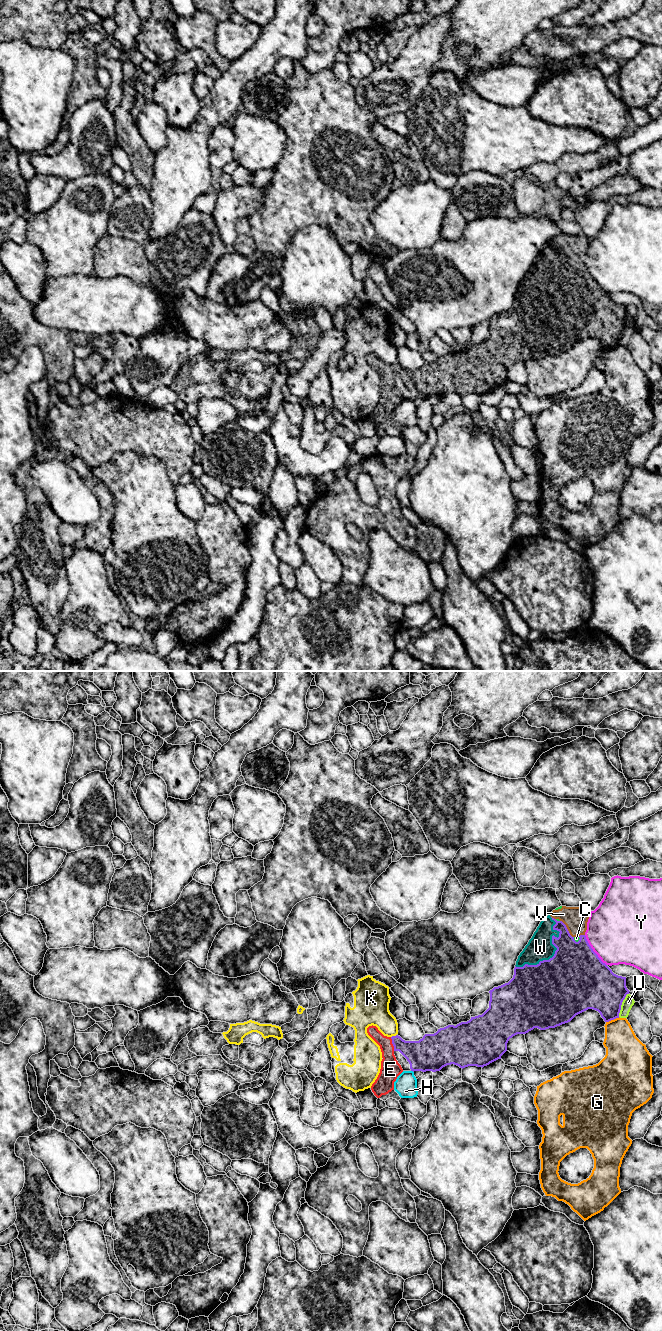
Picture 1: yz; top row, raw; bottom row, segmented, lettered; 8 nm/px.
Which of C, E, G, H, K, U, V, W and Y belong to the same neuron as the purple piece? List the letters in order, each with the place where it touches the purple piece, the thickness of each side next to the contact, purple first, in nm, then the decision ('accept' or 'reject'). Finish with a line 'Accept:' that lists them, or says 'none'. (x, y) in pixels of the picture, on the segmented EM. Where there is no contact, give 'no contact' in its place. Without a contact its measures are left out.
C: meets purple in yz at (575, 941); 440 nm thick on the purple side, 40 nm on the other; accept
E: meets purple in yz at (392, 1043); 220 nm thick on the purple side, 160 nm on the other; accept
G: meets purple in yz at (612, 1019); 340 nm thick on the purple side, 280 nm on the other; reject
H: meets purple in yz at (412, 1070); 280 nm thick on the purple side, 180 nm on the other; reject
K: meets purple in yz at (393, 1036); 200 nm thick on the purple side, 220 nm on the other; reject
U: meets purple in yz at (621, 1004); 360 nm thick on the purple side, 90 nm on the other; reject
V: meets purple in yz at (567, 929); 300 nm thick on the purple side, 190 nm on the other; accept
W: meets purple in yz at (555, 951); 480 nm thick on the purple side, 200 nm on the other; accept
Y: meets purple in yz at (592, 950); 480 nm thick on the purple side, 480 nm on the other; reject
Accept: C, E, V, W

